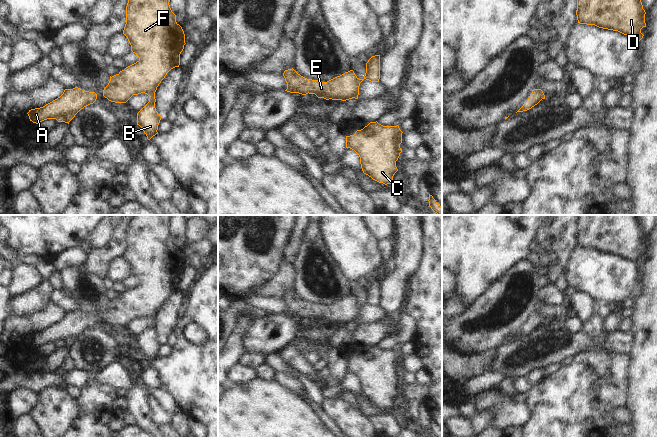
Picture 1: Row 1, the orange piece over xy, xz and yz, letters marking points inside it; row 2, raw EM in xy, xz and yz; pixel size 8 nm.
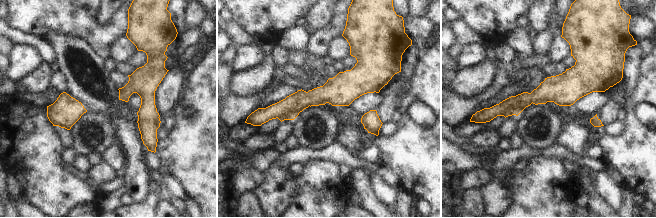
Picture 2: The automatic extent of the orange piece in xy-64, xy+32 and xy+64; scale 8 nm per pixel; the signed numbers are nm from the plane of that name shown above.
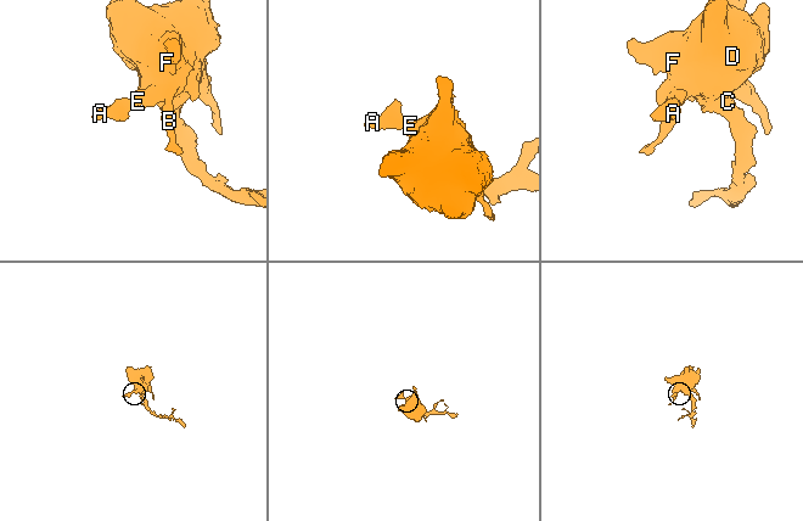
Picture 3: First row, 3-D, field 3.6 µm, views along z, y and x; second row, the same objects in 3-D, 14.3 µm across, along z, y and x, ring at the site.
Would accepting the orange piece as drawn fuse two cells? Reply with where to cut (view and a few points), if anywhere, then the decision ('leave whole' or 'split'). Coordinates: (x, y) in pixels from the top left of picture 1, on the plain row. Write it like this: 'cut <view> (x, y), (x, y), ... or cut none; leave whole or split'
cut none; leave whole

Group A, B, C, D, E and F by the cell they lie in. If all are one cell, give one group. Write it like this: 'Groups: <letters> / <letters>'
Groups: A B C D E F.

